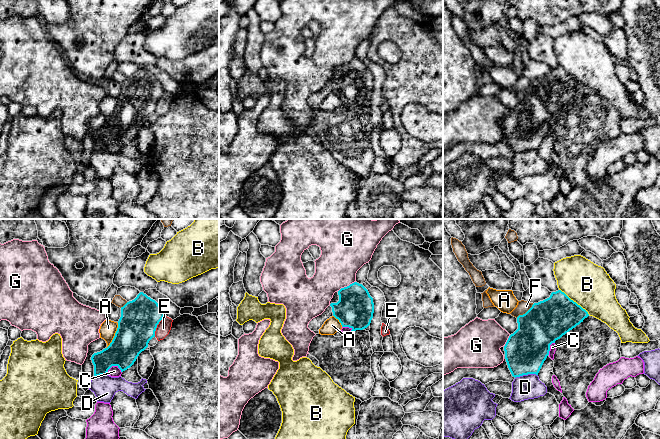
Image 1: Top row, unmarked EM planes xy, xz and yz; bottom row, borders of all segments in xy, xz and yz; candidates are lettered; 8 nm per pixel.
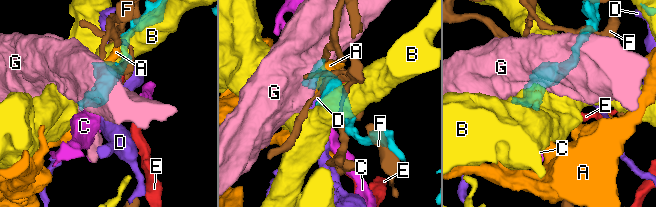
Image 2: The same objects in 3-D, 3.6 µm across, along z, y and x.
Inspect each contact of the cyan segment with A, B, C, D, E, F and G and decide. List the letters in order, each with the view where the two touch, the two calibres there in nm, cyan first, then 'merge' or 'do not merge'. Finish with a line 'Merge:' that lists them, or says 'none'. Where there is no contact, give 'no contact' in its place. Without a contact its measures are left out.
A: meets cyan in xy; 300 nm thick on the cyan side, 140 nm on the other; do not merge
B: meets cyan in yz; 320 nm thick on the cyan side, 340 nm on the other; do not merge
C: meets cyan in xy; 260 nm thick on the cyan side, 90 nm on the other; do not merge
D: meets cyan in yz; 340 nm thick on the cyan side, 200 nm on the other; do not merge
E: meets cyan in xy; 300 nm thick on the cyan side, 110 nm on the other; do not merge
F: meets cyan in yz; 340 nm thick on the cyan side, 100 nm on the other; do not merge
G: meets cyan in xz; 300 nm thick on the cyan side, 340 nm on the other; do not merge
Merge: none

